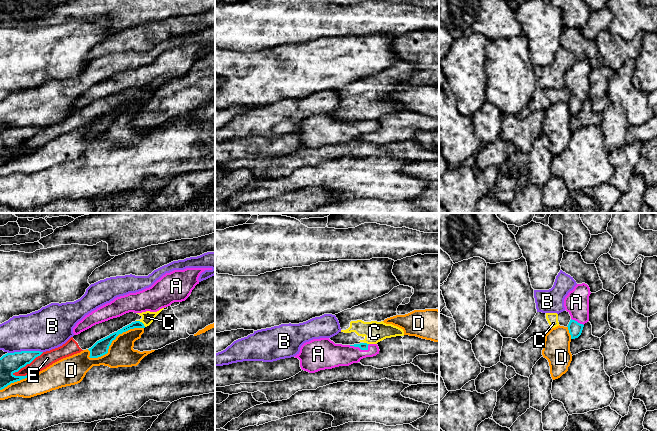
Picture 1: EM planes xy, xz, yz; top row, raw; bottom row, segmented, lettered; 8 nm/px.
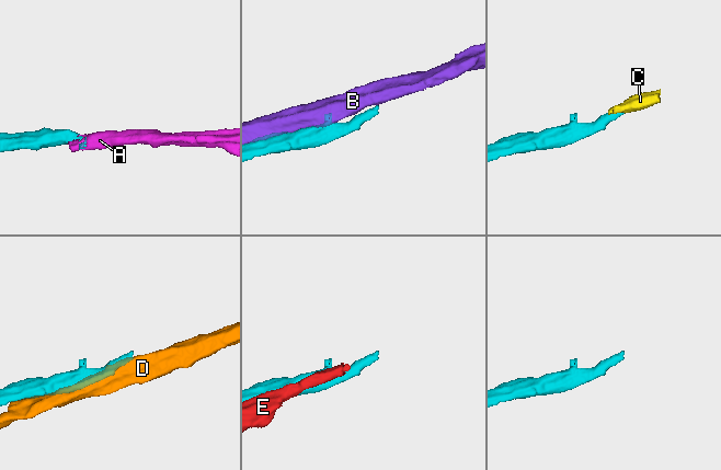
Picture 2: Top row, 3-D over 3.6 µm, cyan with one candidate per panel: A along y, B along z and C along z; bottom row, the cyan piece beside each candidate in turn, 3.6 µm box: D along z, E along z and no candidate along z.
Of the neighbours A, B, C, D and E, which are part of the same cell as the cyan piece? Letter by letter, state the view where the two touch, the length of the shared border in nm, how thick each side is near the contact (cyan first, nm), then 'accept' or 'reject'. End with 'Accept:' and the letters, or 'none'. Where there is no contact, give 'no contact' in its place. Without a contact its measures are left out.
A: meets cyan in xz; contact 170 nm long; 60 nm thick on the cyan side, 200 nm on the other; accept
B: meets cyan in xy; contact 280 nm long; 160 nm thick on the cyan side, 340 nm on the other; reject
C: meets cyan in xy; contact 90 nm long; 60 nm thick on the cyan side, 100 nm on the other; reject
D: meets cyan in xy; contact 500 nm long; 120 nm thick on the cyan side, 200 nm on the other; reject
E: meets cyan in xy; contact 320 nm long; 160 nm thick on the cyan side, 120 nm on the other; reject
Accept: A

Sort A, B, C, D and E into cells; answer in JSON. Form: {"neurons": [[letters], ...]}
{"neurons": [["A"], ["B"], ["C", "E"], ["D"]]}

